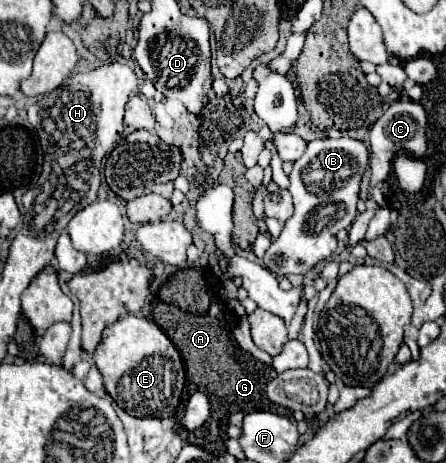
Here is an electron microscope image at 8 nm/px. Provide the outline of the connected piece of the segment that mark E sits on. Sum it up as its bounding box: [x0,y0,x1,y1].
[94,315,184,417]

